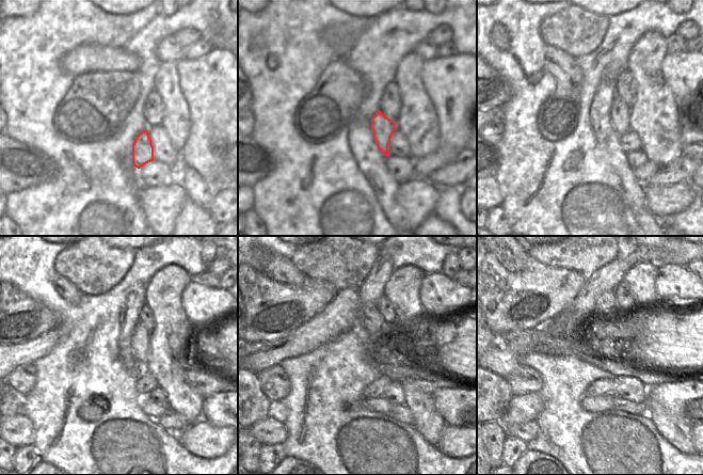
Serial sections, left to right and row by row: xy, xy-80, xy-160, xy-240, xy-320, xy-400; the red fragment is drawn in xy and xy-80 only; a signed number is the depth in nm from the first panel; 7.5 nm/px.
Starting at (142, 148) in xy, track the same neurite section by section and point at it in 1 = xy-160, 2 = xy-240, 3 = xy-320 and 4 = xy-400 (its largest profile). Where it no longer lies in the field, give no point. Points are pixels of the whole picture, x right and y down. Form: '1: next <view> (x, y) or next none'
1: next xy-160 (620, 112)
2: next xy-240 (140, 343)
3: next xy-320 (377, 329)
4: next xy-400 (606, 304)

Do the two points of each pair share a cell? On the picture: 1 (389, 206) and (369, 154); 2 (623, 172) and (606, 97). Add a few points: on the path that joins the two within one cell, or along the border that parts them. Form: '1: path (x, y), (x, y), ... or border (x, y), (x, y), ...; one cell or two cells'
1: path (386, 193), (385, 187), (373, 167); one cell
2: path (613, 154), (609, 136), (603, 129), (603, 115); one cell

